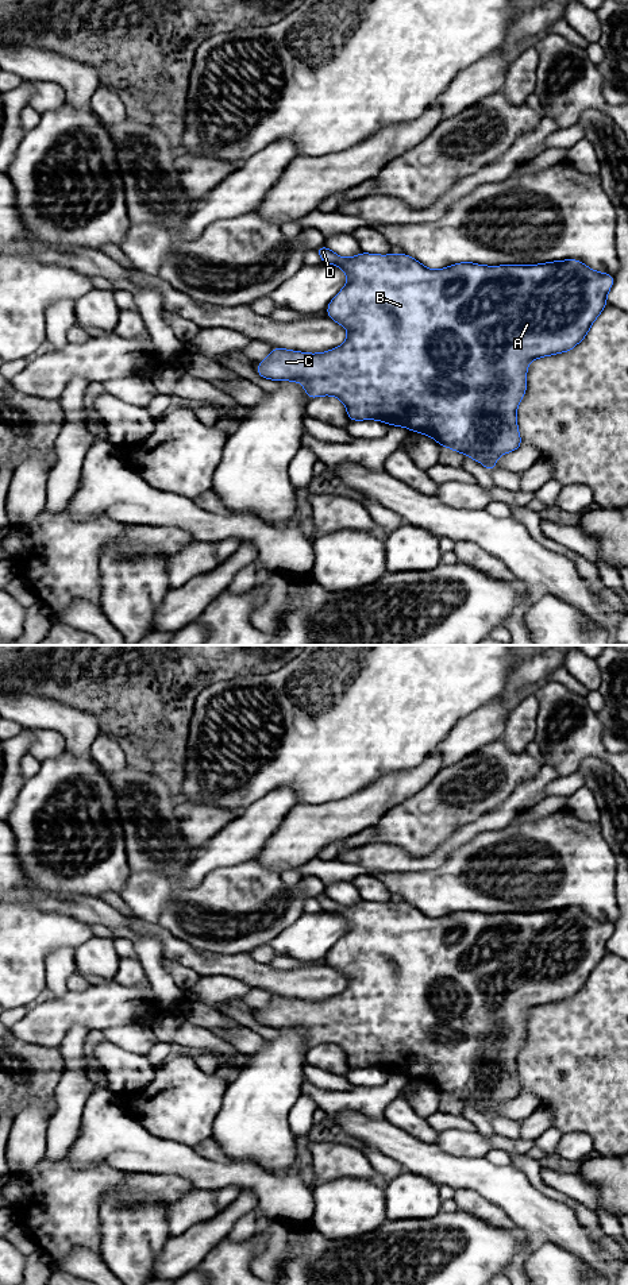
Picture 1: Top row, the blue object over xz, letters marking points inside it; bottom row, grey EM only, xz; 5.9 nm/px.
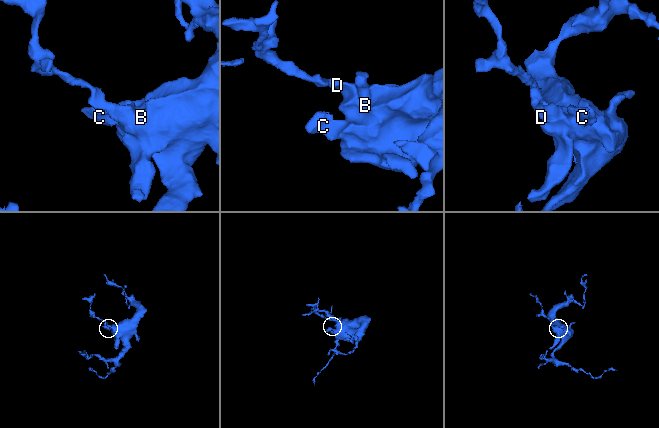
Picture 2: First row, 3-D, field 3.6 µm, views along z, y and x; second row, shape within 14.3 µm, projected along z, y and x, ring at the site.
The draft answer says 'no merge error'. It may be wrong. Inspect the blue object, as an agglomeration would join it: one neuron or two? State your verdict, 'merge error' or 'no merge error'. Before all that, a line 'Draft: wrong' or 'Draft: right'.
Draft: right
no merge error

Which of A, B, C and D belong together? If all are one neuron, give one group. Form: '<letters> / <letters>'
A B C D

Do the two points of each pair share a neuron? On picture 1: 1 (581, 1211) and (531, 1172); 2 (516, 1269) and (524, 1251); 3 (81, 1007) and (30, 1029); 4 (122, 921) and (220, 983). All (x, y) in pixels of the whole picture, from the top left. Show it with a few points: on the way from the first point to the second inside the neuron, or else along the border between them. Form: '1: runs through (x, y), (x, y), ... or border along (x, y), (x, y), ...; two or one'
1: runs through (567, 1200), (551, 1193), (542, 1185); one
2: runs through (516, 1265), (521, 1255); one
3: runs through (69, 1010), (42, 1026); one
4: runs through (146, 926), (158, 932), (177, 950), (196, 960); one

